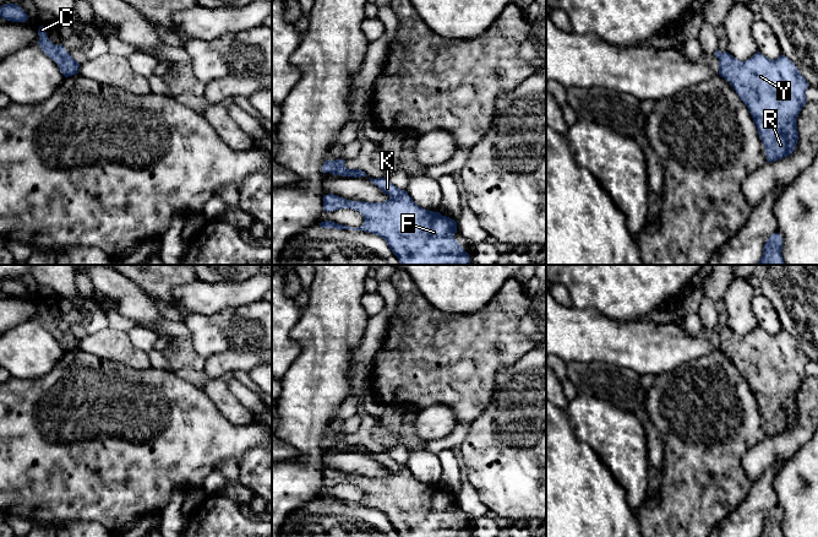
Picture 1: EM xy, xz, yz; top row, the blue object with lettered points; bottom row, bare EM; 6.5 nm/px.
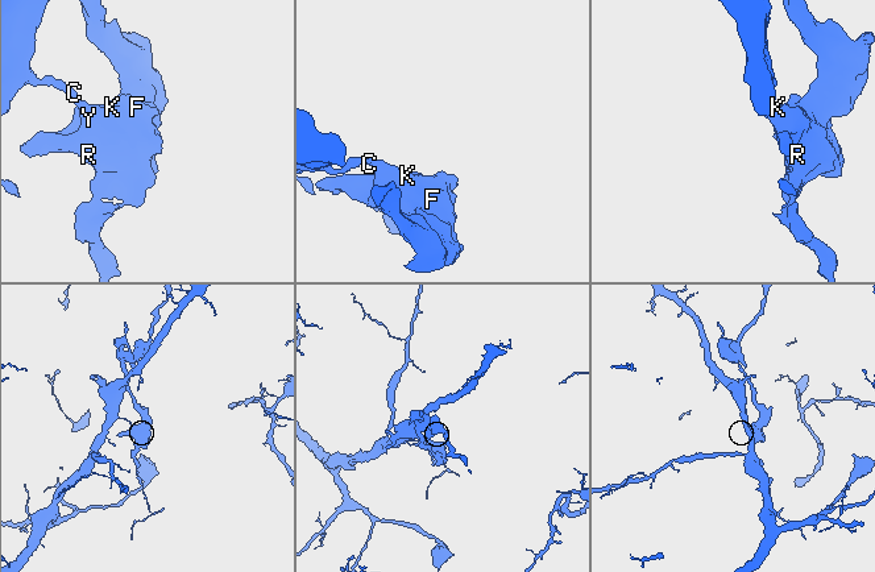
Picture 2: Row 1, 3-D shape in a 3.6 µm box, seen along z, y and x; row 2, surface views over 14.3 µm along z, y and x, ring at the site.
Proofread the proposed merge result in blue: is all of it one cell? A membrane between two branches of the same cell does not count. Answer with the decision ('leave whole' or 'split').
split

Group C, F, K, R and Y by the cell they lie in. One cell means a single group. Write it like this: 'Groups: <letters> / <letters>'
Groups: C / F K R Y

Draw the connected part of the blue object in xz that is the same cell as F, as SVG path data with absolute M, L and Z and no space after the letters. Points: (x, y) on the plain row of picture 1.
M370 452L389 473L385 477L350 476L333 468L323 471L323 486L359 486L364 499L353 503L336 497L318 498L322 503L353 504L383 512L399 537L470 537L469 528L454 514L457 497L418 481L405 465L386 452Z

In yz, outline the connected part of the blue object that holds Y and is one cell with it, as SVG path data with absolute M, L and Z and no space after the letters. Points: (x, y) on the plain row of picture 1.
M724 326L719 332L719 349L730 357L747 380L764 419L767 436L790 430L798 416L797 391L807 376L806 365L809 360L795 338L785 330L771 335L759 326L740 336Z

